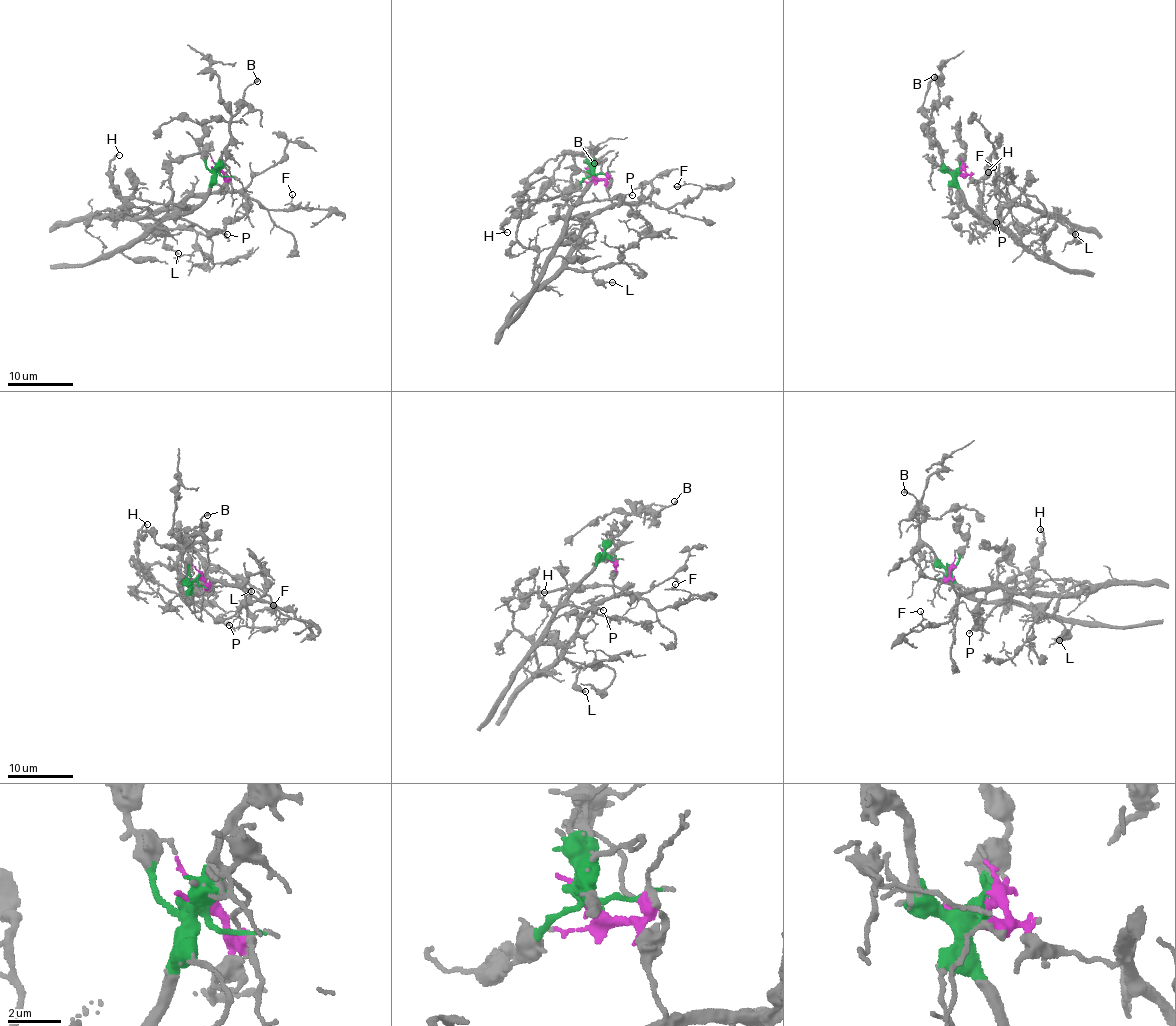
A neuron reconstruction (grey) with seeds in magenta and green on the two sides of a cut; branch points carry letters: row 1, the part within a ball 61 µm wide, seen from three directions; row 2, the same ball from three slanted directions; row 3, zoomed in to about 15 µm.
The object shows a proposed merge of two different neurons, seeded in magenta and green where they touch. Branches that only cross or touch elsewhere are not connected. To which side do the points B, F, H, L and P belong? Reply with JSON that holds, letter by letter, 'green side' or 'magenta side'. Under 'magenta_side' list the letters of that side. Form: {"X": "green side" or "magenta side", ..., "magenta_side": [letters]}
{"B": "green side", "F": "magenta side", "H": "green side", "L": "magenta side", "P": "green side", "magenta_side": ["F", "L"]}

